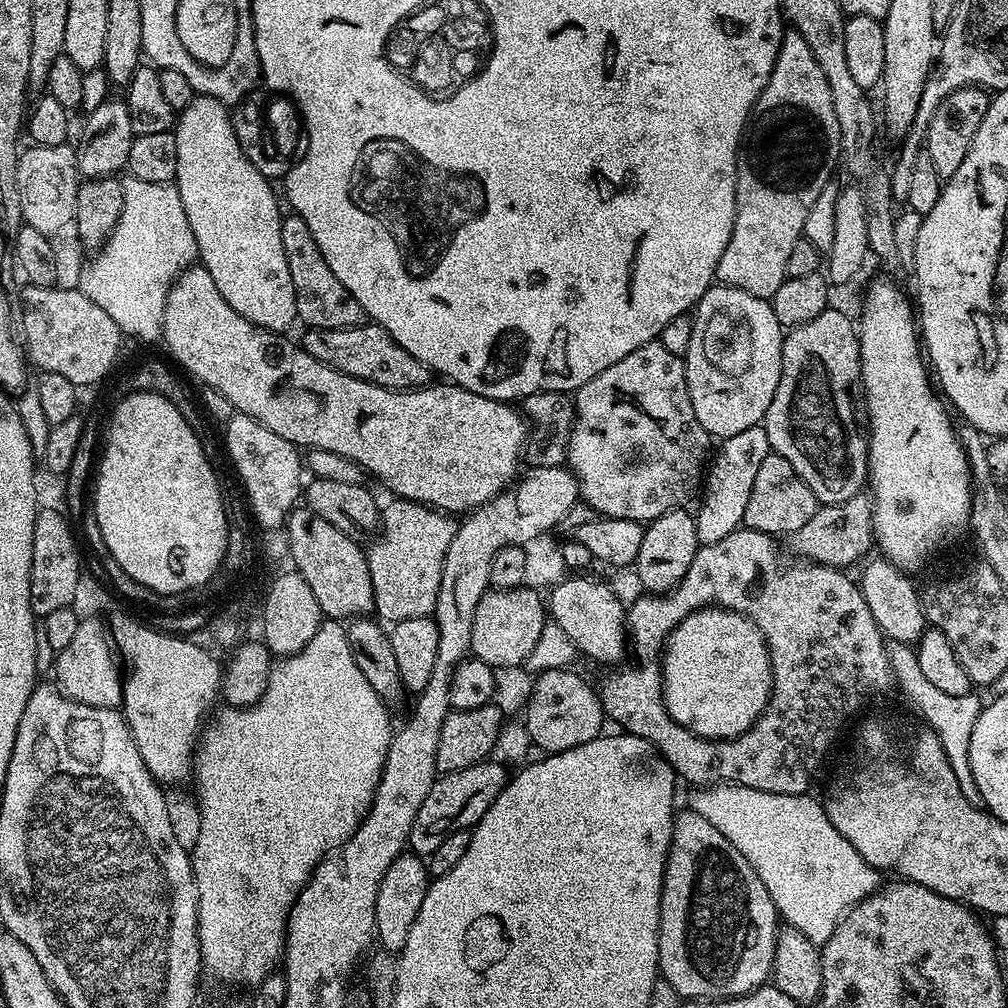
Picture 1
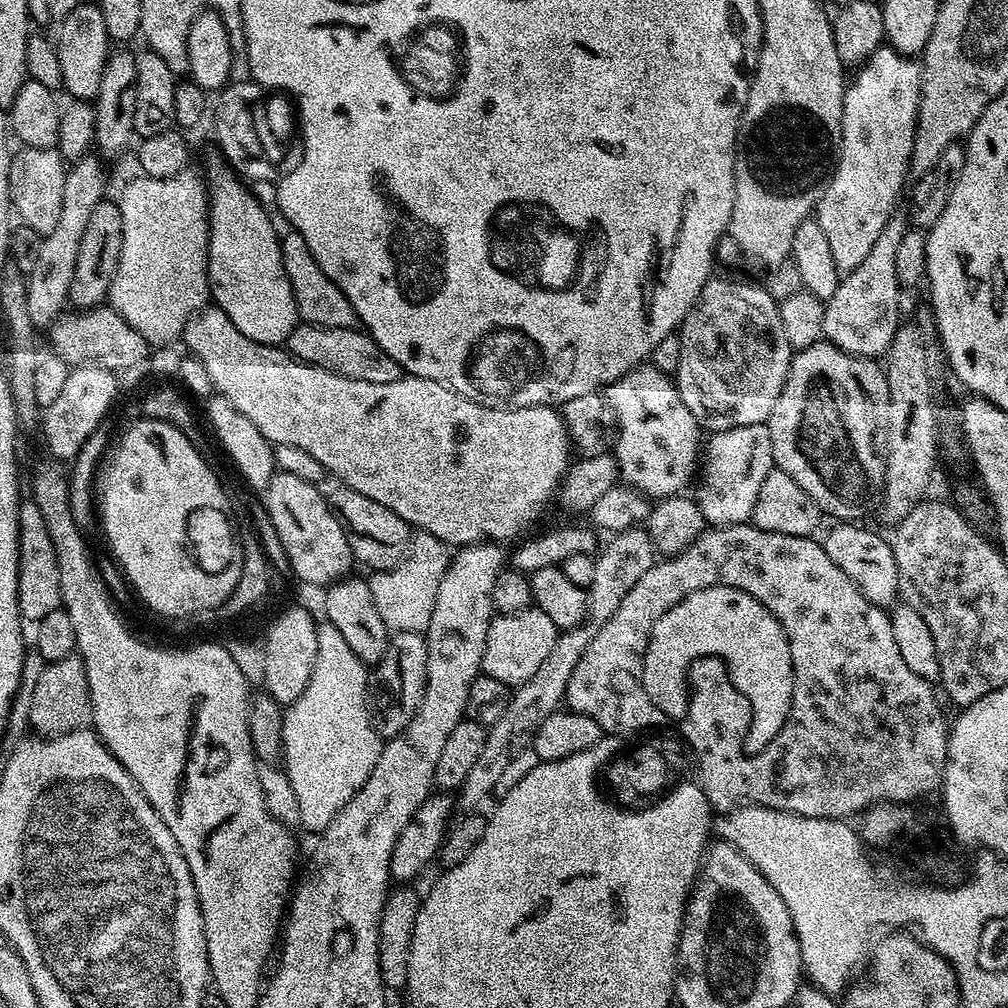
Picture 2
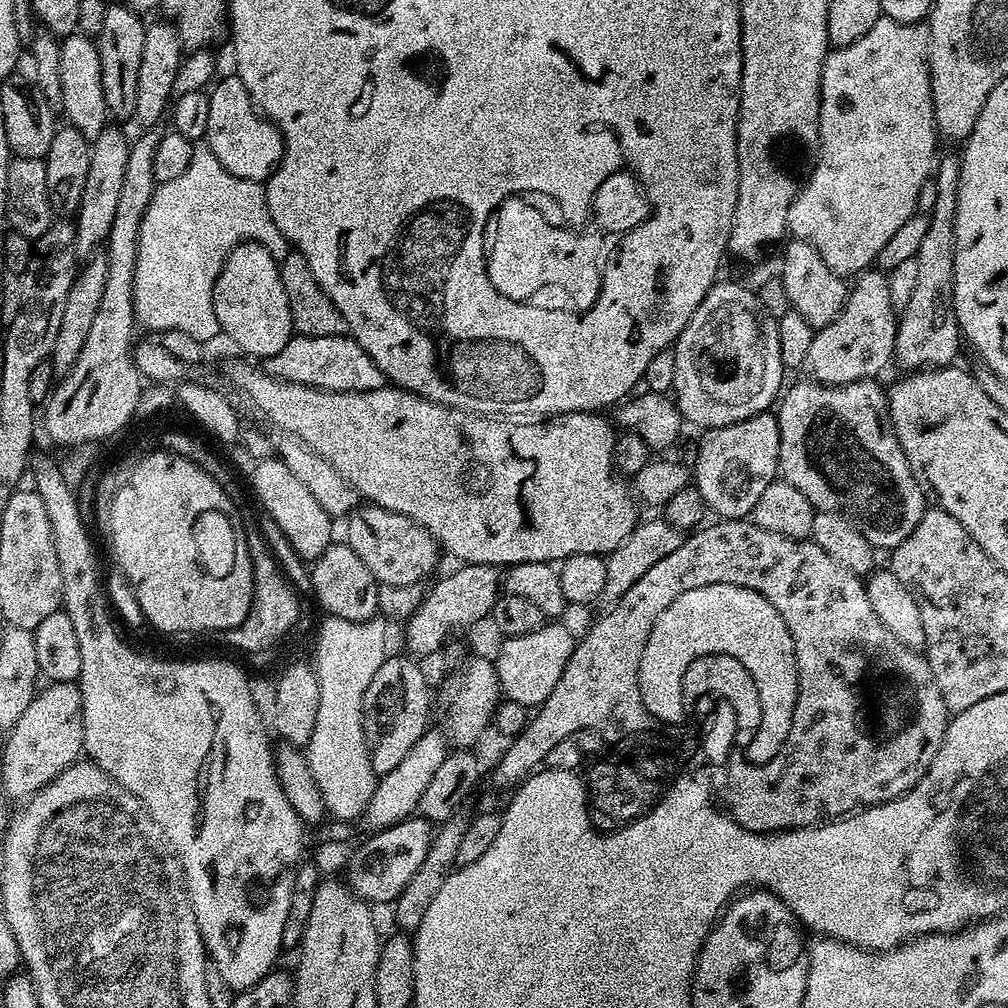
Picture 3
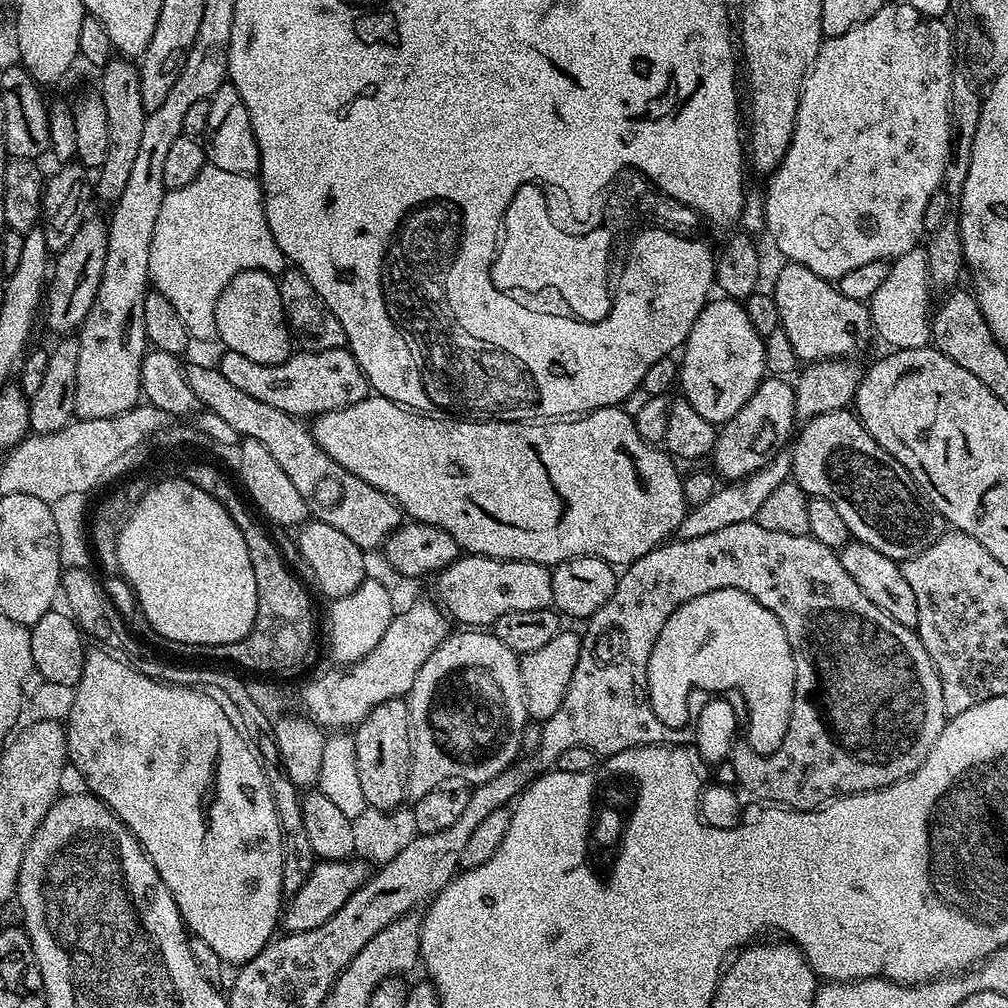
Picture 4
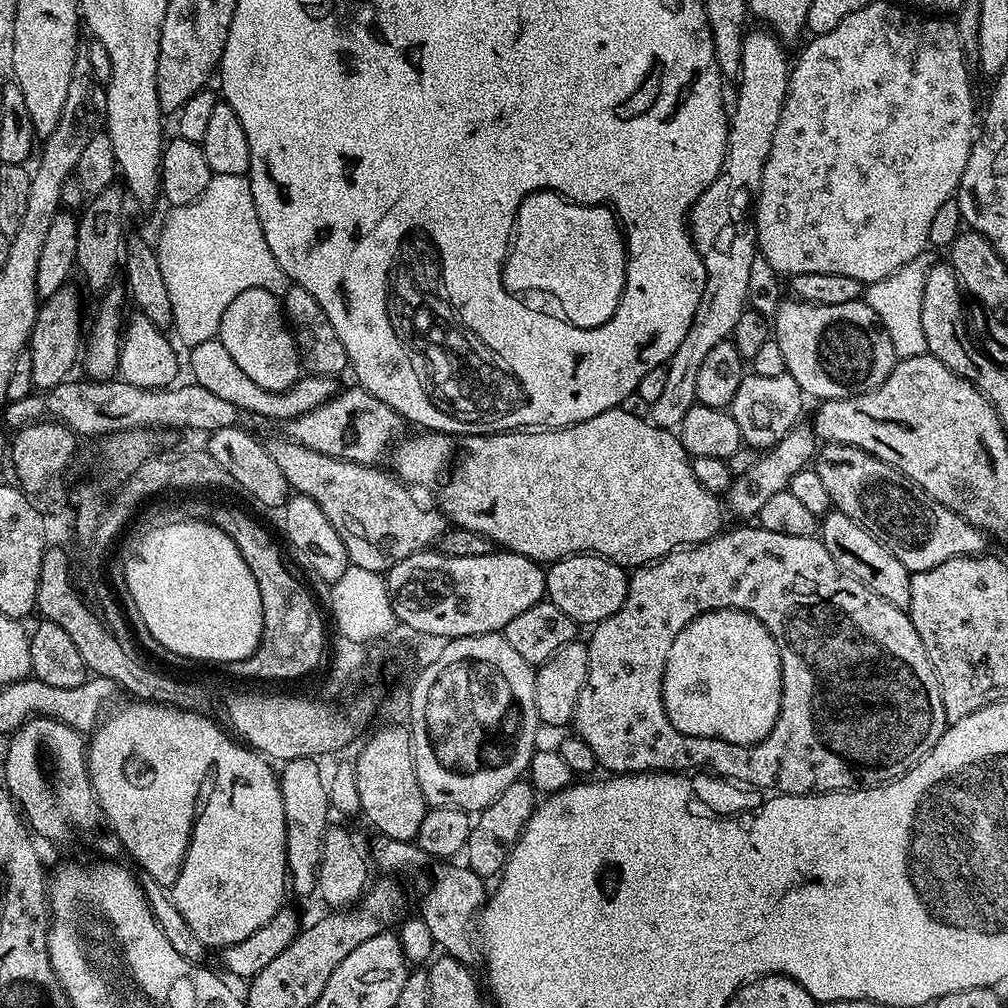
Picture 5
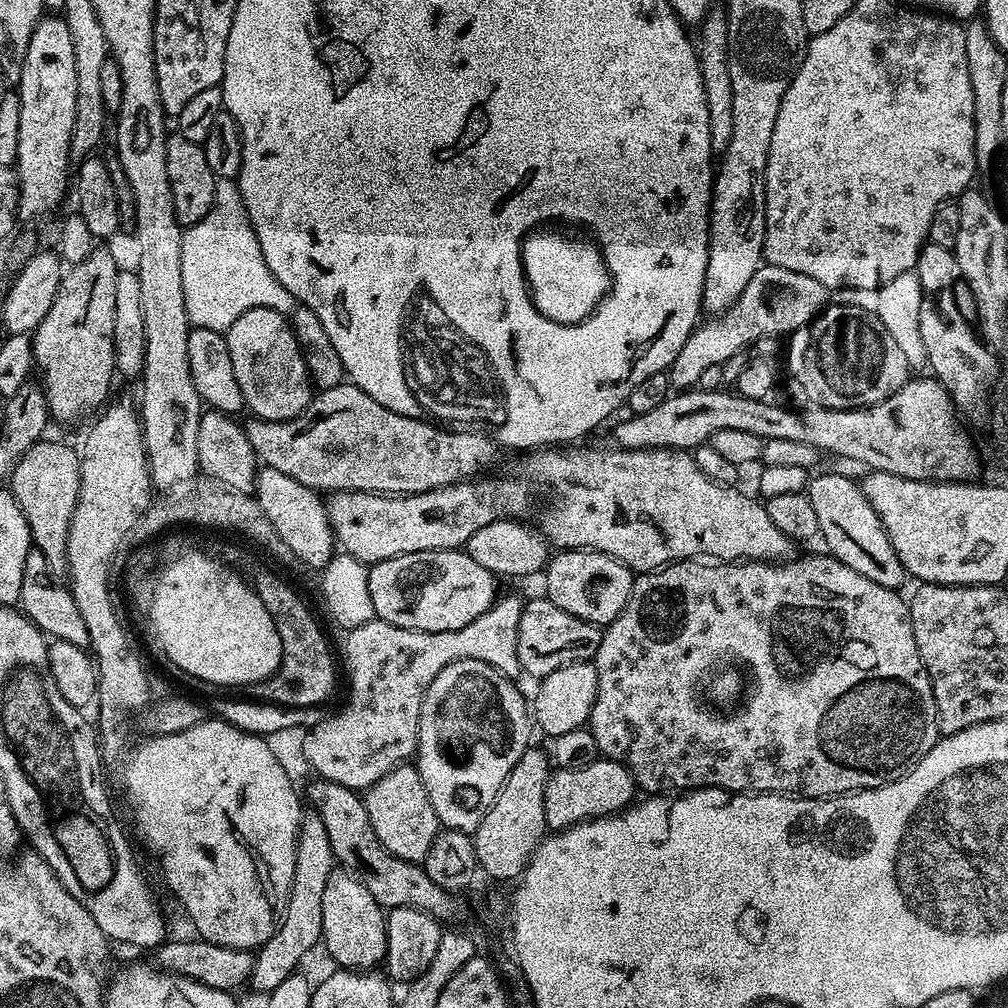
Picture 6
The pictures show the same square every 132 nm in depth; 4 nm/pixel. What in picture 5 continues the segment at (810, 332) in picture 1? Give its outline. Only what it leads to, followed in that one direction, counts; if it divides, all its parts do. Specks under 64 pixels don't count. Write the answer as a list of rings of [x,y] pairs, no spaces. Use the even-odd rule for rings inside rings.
[[[828,442],[819,449],[814,467],[822,478],[822,483],[826,485],[833,509],[854,518],[858,526],[874,534],[874,538],[878,538],[878,542],[882,542],[882,546],[886,546],[886,550],[890,550],[890,554],[894,554],[894,558],[898,558],[898,562],[902,562],[908,572],[930,570],[934,566],[942,566],[942,562],[955,556],[978,556],[985,551],[985,533],[966,522],[966,518],[954,514],[954,510],[931,500],[913,480],[906,479],[897,468],[882,462],[882,458],[866,450],[849,444]]]

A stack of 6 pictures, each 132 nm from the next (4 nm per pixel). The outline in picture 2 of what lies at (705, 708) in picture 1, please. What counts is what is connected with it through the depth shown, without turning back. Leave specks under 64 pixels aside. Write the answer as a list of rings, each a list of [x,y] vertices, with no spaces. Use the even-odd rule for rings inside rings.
[[[720,583],[706,590],[698,590],[690,594],[678,606],[674,606],[654,626],[650,634],[648,649],[644,655],[644,689],[646,694],[654,694],[652,684],[658,682],[658,666],[660,654],[672,654],[672,660],[688,662],[688,656],[700,656],[700,652],[720,652],[720,656],[728,656],[728,664],[732,664],[732,674],[738,676],[736,684],[750,690],[756,702],[755,731],[752,740],[756,740],[756,748],[761,751],[782,730],[786,718],[790,714],[792,695],[794,694],[794,666],[790,662],[790,642],[774,614],[762,606],[750,594],[737,588]]]

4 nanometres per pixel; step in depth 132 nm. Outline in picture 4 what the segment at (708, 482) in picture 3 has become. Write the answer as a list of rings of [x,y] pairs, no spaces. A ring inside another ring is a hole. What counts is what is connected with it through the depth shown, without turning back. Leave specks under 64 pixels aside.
[[[761,382],[750,402],[746,402],[746,406],[738,410],[735,418],[721,427],[710,457],[715,466],[713,469],[721,479],[731,482],[748,477],[764,468],[785,447],[784,442],[787,438],[789,441],[794,430],[792,424],[796,420],[792,389],[793,385],[788,382],[772,382],[772,385]],[[775,396],[780,396],[780,400],[772,400]]]

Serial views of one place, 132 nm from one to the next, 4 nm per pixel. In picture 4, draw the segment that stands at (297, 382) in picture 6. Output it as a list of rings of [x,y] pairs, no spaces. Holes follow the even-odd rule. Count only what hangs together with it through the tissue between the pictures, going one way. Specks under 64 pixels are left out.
[[[262,270],[239,272],[222,290],[216,307],[216,336],[229,352],[237,352],[259,364],[280,364],[294,351],[292,333],[284,320],[277,277]]]

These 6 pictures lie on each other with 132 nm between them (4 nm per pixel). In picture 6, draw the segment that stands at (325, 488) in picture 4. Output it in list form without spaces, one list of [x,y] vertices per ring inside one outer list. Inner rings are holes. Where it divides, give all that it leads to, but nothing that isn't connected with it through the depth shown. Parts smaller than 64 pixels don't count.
[[[484,479],[407,494],[333,492],[326,500],[332,534],[347,555],[369,566],[411,552],[463,549],[474,530],[482,530],[482,526],[490,526],[495,520],[515,517],[528,504],[529,485],[523,479]]]

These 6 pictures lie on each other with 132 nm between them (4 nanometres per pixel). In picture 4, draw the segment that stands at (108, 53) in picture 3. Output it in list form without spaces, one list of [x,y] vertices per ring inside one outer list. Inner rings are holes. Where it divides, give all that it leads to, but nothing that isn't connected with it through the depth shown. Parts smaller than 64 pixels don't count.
[[[113,58],[105,68],[99,69],[100,85],[98,91],[102,98],[102,106],[106,106],[106,122],[110,126],[110,146],[106,146],[106,162],[98,169],[94,180],[95,199],[105,200],[112,206],[122,198],[122,190],[126,190],[126,181],[134,167],[138,146],[142,139],[145,110],[140,93],[140,70],[131,59]]]

